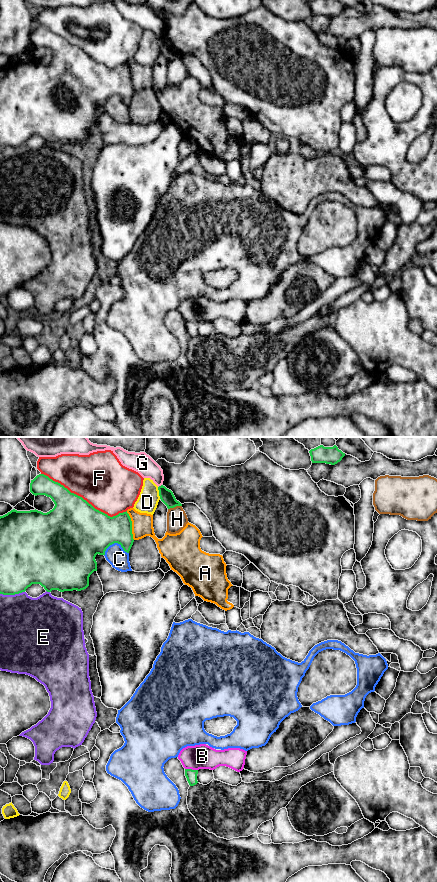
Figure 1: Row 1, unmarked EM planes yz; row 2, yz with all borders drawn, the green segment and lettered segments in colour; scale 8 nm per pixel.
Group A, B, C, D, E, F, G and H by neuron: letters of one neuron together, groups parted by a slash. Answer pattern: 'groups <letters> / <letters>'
groups A / B / C / D / E / F / G / H

